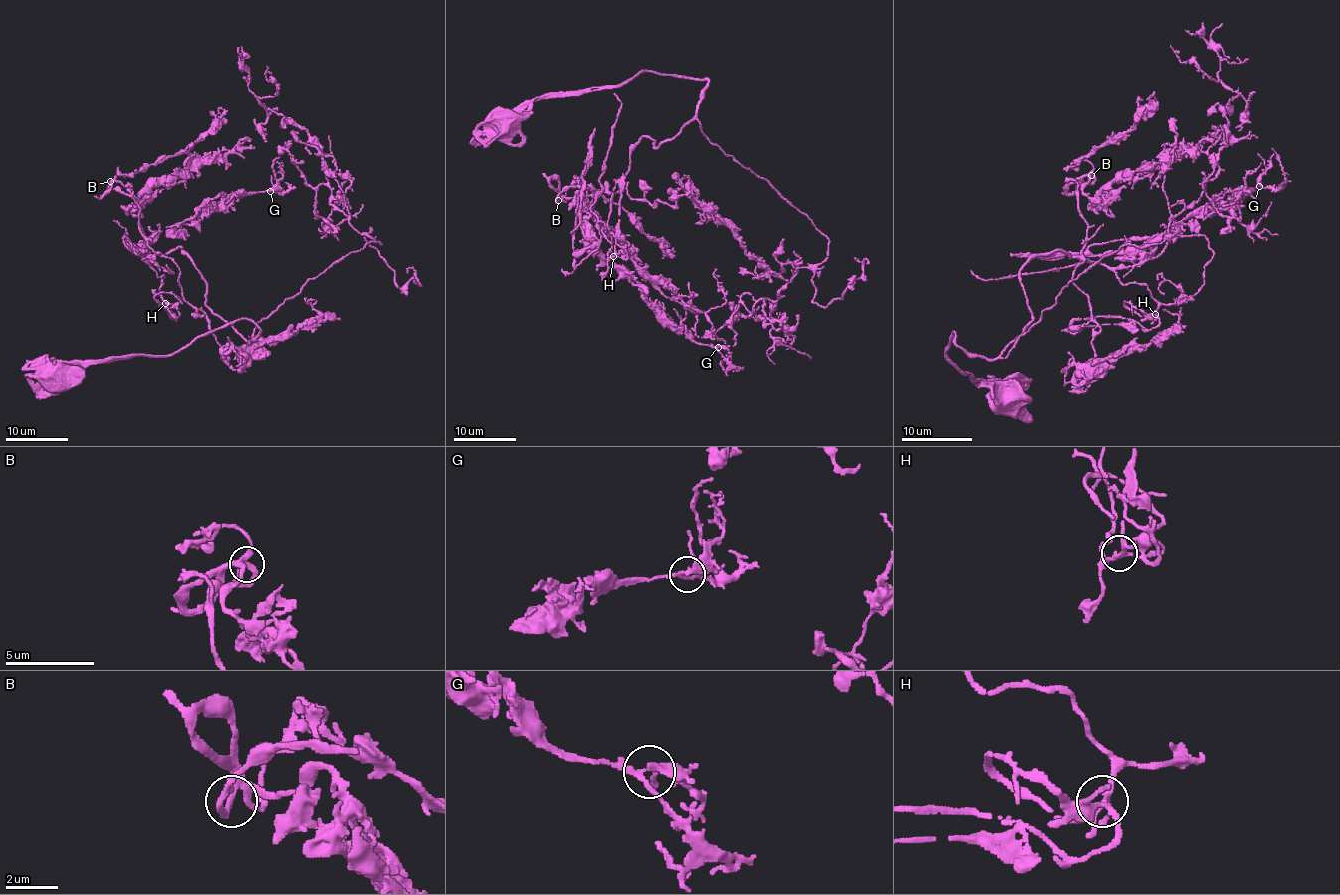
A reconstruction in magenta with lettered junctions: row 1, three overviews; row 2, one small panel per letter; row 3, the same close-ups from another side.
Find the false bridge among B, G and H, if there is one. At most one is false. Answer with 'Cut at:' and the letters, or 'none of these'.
Cut at: none of these

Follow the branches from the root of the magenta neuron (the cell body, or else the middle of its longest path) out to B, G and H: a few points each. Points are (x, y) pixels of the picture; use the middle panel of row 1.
B: (497, 118), (642, 72), (707, 81), (671, 138), (643, 137), (622, 177), (558, 199)
G: (497, 118), (642, 72), (707, 81), (696, 114), (657, 146), (643, 137), (591, 212), (605, 261), (718, 347)
H: (497, 118), (642, 72), (707, 81), (696, 114), (657, 146), (643, 137), (591, 207), (614, 255)

